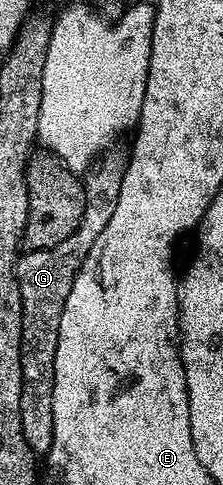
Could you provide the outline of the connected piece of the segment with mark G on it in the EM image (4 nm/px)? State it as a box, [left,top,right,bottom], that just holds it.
[17,156,126,456]

